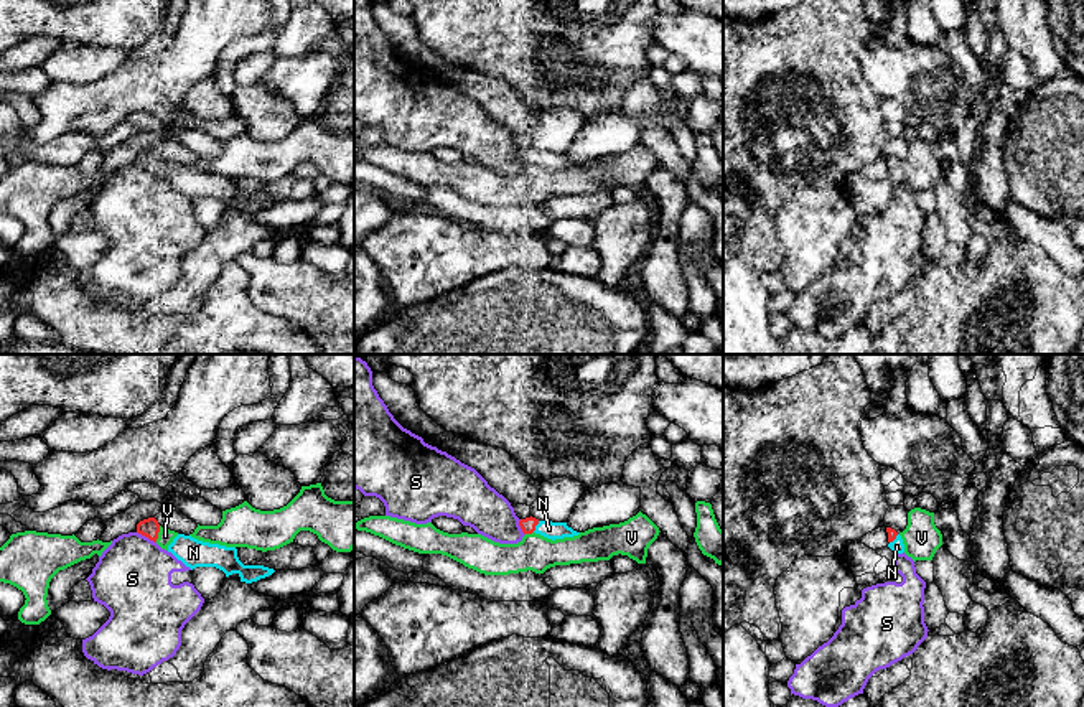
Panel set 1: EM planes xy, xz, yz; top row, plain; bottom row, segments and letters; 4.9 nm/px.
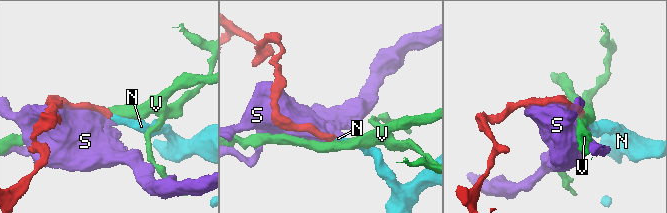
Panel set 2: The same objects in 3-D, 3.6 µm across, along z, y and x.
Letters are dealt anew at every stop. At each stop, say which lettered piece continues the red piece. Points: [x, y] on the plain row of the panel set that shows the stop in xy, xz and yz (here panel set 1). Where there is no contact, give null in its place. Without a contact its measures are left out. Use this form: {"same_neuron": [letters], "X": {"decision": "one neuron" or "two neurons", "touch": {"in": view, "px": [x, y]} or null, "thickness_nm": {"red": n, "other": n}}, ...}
{"same_neuron": ["N"], "N": {"decision": "one neuron", "touch": {"in": "xz", "px": [536, 155]}, "thickness_nm": {"red": 70, "other": 90}}, "S": {"decision": "two neurons", "touch": {"in": "xy", "px": [147, 167]}, "thickness_nm": {"red": 90, "other": 380}}, "V": {"decision": "two neurons", "touch": {"in": "xy", "px": [157, 165]}, "thickness_nm": {"red": 90, "other": 80}}}

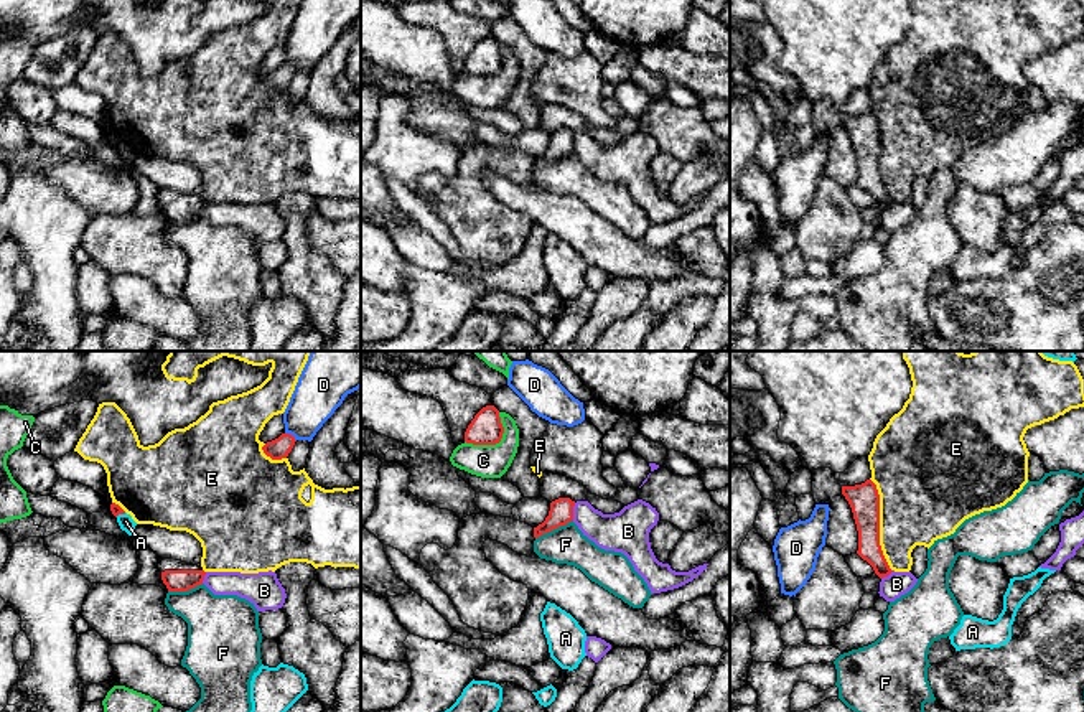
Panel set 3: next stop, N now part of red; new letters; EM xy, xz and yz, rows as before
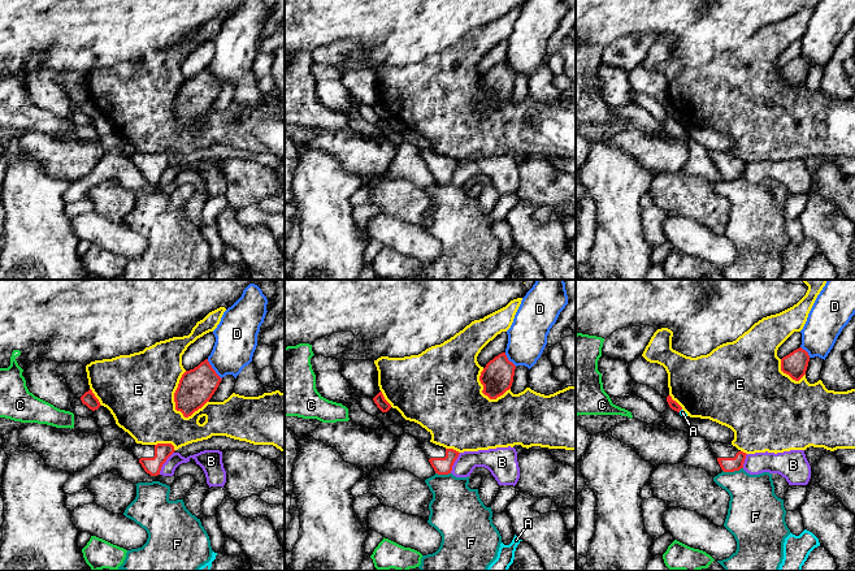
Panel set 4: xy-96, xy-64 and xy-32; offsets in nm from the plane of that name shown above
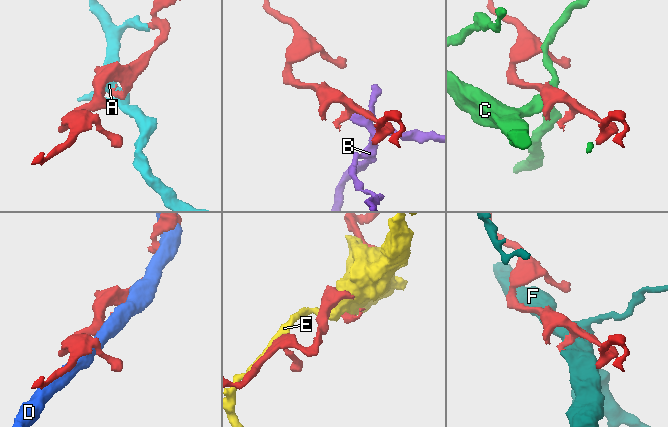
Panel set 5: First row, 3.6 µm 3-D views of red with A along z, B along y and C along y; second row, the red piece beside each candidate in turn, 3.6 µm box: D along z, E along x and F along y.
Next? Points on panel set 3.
{"same_neuron": [], "A": {"decision": "two neurons", "touch": {"in": "xy", "px": [121, 144]}, "thickness_nm": {"red": 50, "other": 70}}, "B": {"decision": "two neurons", "touch": {"in": "xz", "px": [572, 142]}, "thickness_nm": {"red": 120, "other": 180}}, "C": {"decision": "two neurons", "touch": {"in": "xz", "px": [496, 73]}, "thickness_nm": {"red": 160, "other": 160}}, "D": {"decision": "two neurons", "touch": {"in": "xy", "px": [292, 66]}, "thickness_nm": {"red": 100, "other": 240}}, "E": {"decision": "two neurons", "touch": {"in": "yz", "px": [878, 155]}, "thickness_nm": {"red": 150, "other": 420}}, "F": {"decision": "two neurons", "touch": {"in": "xz", "px": [554, 159]}, "thickness_nm": {"red": 120, "other": 190}}}

